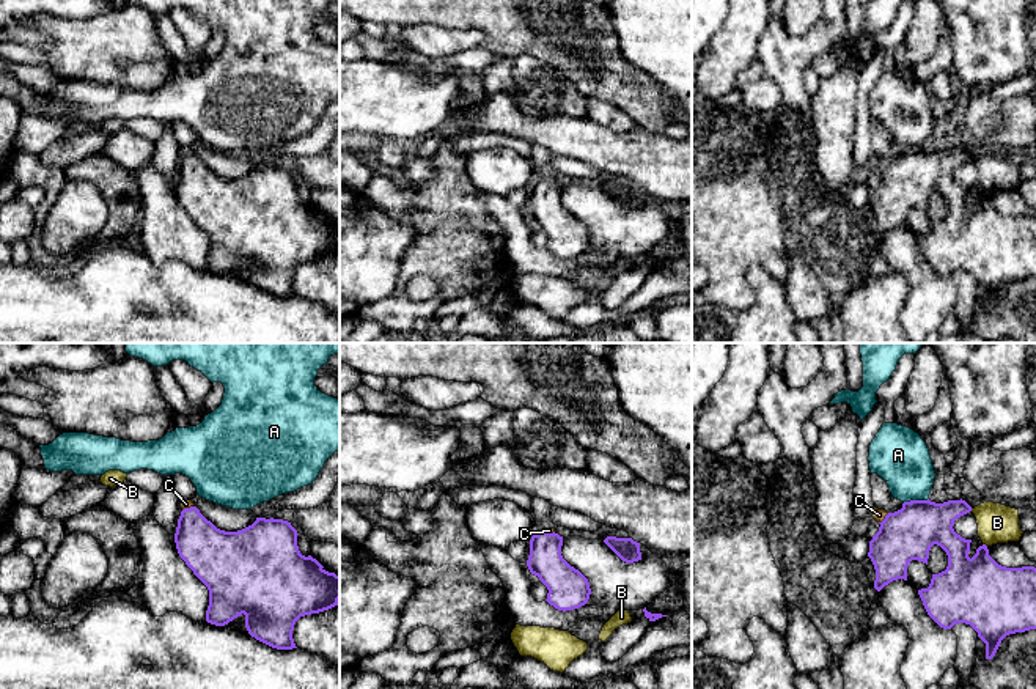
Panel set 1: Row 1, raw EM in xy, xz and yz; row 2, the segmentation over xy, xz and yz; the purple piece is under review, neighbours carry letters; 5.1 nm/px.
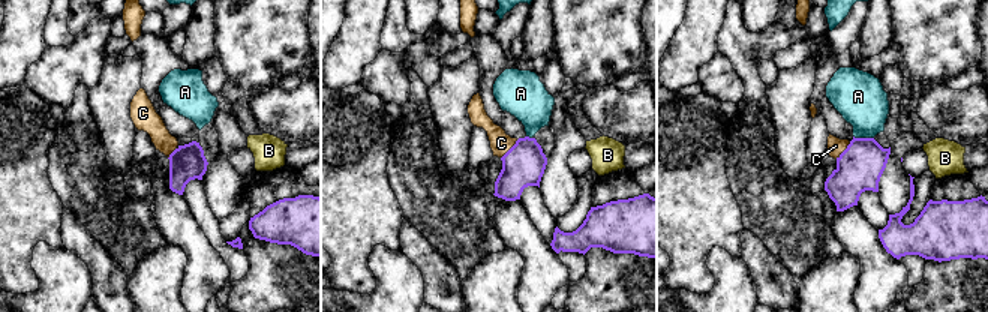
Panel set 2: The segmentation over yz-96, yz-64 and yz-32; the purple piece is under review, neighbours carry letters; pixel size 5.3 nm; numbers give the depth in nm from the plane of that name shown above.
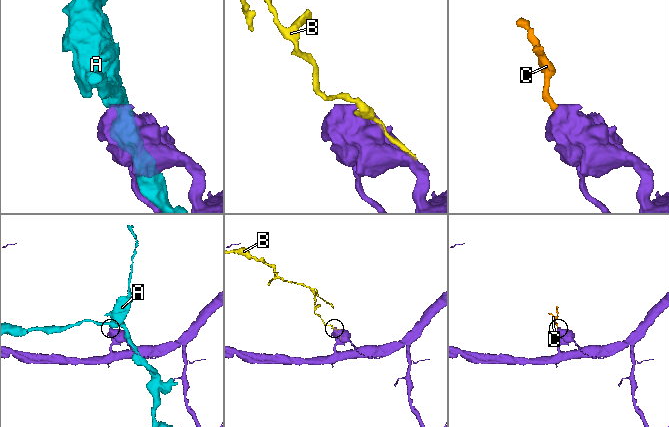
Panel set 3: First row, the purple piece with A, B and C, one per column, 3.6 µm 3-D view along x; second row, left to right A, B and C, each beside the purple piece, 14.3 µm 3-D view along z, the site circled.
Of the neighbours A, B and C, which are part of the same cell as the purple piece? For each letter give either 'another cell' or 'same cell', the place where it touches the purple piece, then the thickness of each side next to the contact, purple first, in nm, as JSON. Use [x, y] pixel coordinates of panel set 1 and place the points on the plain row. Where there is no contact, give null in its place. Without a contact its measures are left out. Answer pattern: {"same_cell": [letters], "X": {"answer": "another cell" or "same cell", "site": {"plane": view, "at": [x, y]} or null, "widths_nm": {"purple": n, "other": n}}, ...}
{"same_cell": ["C"], "A": {"answer": "another cell", "site": {"plane": "yz", "at": [915, 148]}, "widths_nm": {"purple": 260, "other": 280}}, "B": {"answer": "another cell", "site": {"plane": "yz", "at": [984, 192]}, "widths_nm": {"purple": 340, "other": 200}}, "C": {"answer": "same cell", "site": {"plane": "yz", "at": [885, 165]}, "widths_nm": {"purple": 260, "other": 60}}}

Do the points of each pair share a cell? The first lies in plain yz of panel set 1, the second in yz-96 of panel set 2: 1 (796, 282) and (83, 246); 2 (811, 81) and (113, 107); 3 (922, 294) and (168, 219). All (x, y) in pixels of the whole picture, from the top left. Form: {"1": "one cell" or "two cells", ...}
{"1": "one cell", "2": "two cells", "3": "one cell"}

